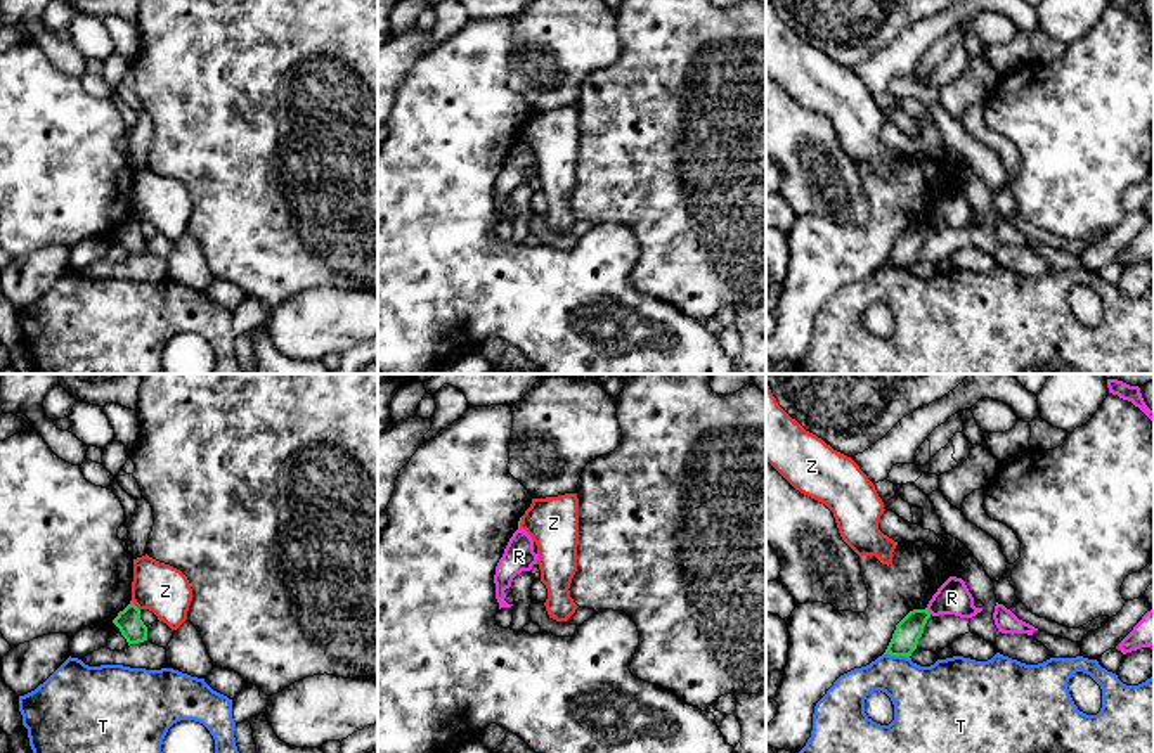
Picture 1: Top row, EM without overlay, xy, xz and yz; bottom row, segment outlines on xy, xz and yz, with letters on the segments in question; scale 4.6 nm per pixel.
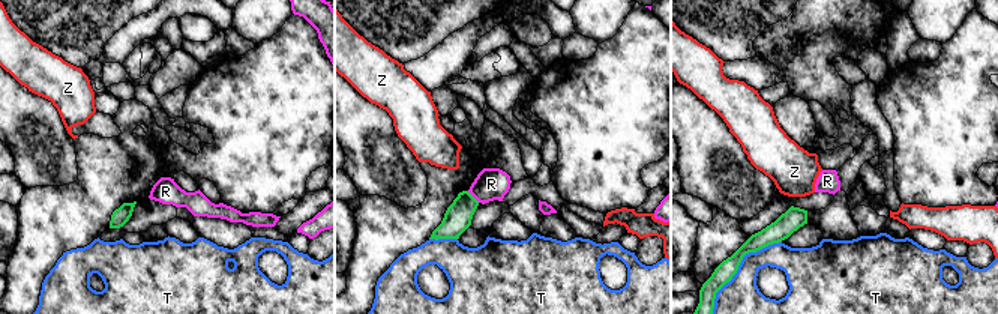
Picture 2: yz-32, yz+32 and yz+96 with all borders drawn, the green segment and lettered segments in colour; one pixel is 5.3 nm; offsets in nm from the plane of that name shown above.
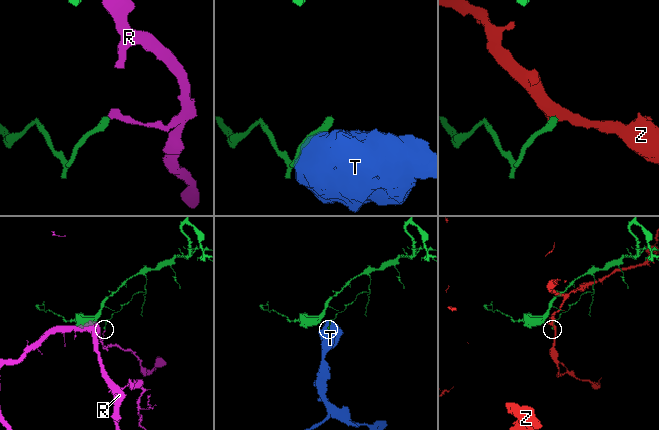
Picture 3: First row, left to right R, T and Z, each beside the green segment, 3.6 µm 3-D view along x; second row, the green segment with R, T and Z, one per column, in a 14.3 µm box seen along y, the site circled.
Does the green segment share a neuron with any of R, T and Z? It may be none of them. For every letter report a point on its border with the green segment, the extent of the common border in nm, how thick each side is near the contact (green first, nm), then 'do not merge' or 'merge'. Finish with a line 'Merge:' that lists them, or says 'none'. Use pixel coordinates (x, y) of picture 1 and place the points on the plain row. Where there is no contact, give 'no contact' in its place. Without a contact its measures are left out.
R: yz (927, 224) | 40 nm | 120/160 nm | do not merge
T: yz (896, 267) | 120 nm | 120/300 nm | do not merge
Z: xy (136, 218) | 50 nm | 120/240 nm | do not merge
Merge: none

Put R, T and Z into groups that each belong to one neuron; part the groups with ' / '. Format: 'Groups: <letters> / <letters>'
Groups: R / T / Z

